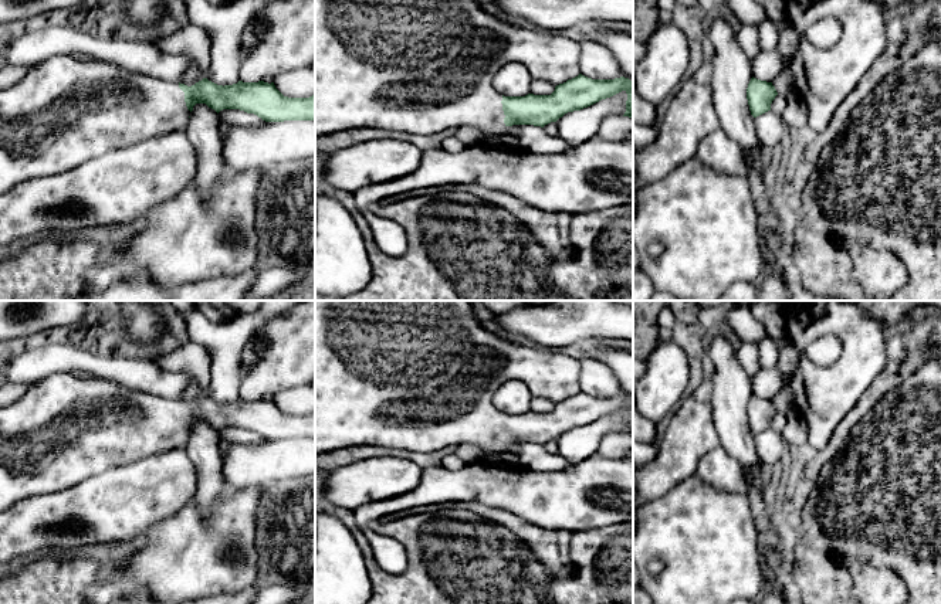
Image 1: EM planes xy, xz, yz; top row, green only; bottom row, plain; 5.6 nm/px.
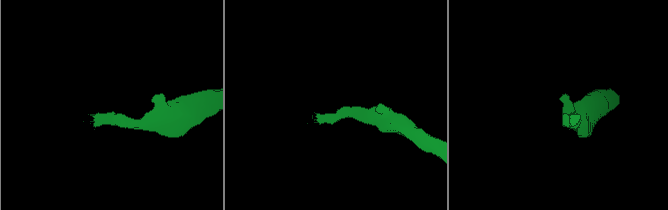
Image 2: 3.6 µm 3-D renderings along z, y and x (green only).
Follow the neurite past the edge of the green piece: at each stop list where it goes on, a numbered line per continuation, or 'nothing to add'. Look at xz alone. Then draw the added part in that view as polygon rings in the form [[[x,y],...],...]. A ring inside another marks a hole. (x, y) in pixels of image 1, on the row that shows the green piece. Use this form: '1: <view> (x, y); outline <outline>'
1: xz (422, 67); outline [[[315,0],[315,140],[331,133],[361,128],[434,135],[458,126],[474,126],[481,130],[483,143],[485,143],[500,138],[507,130],[502,95],[492,86],[495,74],[504,65],[519,62],[529,71],[532,79],[559,85],[580,74],[579,60],[579,43],[559,33],[505,23],[484,11],[480,7],[480,0]]]

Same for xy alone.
1: xy (64, 111); outline [[[54,55],[0,89],[0,194],[21,181],[65,173],[112,150],[185,130],[189,116],[179,82],[133,72],[105,60]]]

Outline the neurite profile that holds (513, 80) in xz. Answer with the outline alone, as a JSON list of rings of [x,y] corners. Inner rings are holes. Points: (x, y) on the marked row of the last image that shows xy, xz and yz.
[[[519,62],[504,65],[494,77],[494,89],[504,96],[525,96],[529,92],[532,78]]]

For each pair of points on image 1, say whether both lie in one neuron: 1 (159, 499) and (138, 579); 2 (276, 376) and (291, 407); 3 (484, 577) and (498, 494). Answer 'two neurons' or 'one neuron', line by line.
1: two neurons
2: two neurons
3: two neurons

